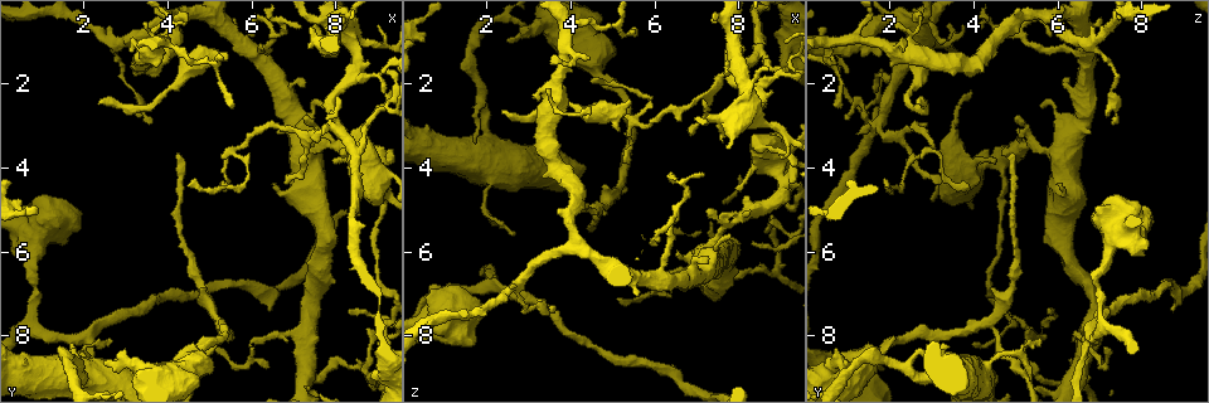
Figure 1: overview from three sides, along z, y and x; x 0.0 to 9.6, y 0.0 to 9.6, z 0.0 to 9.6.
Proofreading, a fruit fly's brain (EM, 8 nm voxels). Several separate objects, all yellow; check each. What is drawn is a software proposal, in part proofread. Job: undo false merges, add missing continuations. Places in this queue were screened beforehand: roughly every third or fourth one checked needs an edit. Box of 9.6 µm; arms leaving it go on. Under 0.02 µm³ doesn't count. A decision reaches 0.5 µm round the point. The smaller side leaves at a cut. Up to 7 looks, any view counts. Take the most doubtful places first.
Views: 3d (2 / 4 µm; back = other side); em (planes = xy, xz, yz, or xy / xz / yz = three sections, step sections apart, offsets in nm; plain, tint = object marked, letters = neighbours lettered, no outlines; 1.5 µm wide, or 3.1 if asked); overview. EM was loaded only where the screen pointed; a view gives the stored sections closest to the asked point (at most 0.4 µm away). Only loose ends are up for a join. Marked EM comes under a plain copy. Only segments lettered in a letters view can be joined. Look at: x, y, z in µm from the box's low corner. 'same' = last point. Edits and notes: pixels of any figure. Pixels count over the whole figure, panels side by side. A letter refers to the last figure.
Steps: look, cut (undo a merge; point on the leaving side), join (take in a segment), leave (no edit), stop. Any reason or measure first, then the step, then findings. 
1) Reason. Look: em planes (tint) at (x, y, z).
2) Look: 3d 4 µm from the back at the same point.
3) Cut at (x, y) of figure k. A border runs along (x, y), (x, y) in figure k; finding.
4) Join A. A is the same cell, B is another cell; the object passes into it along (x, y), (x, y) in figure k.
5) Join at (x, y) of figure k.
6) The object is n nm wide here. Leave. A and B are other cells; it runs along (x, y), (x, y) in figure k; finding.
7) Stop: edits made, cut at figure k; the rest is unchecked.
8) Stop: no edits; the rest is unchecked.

Thick turns thin. Look: em planes (letters) at (8.45, 3.55, 1.30).

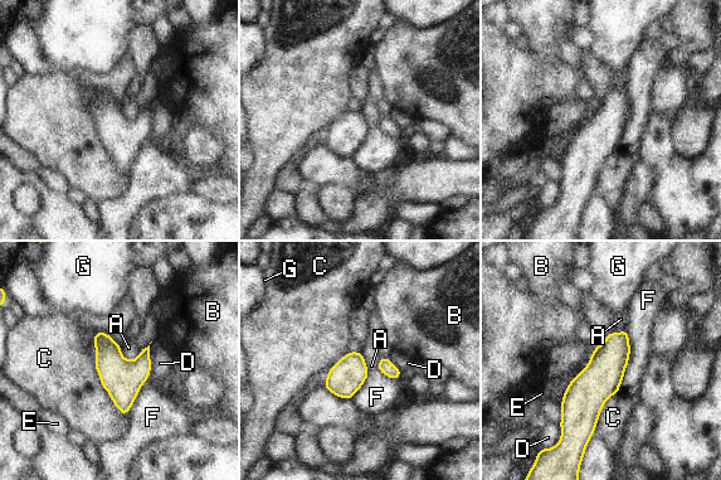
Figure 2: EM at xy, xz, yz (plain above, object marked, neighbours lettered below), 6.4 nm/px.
The object is 220 nm wide here. Leave. A, B, C, D, E, F and G are other cells; one cell here.

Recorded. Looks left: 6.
Look: em planes (letters) at (5.35, 1.40, 2.35).

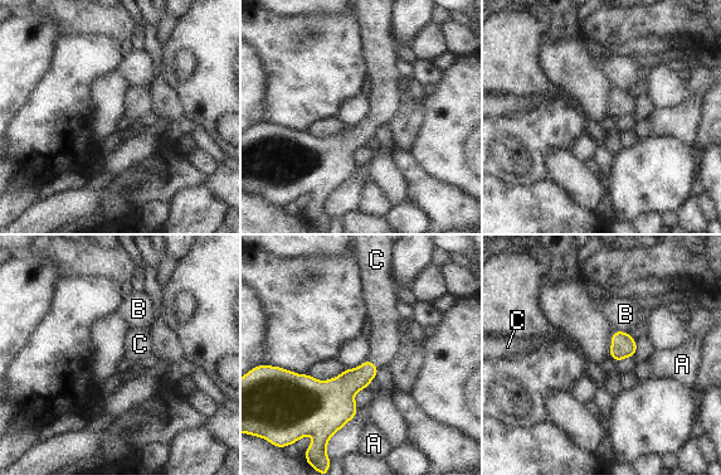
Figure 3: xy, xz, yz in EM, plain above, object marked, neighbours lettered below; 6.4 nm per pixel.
The object is 140 nm wide here. Join C. C is the same cell, A and B are other cells; it goes on there.

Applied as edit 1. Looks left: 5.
See it whole again. Look: overview.

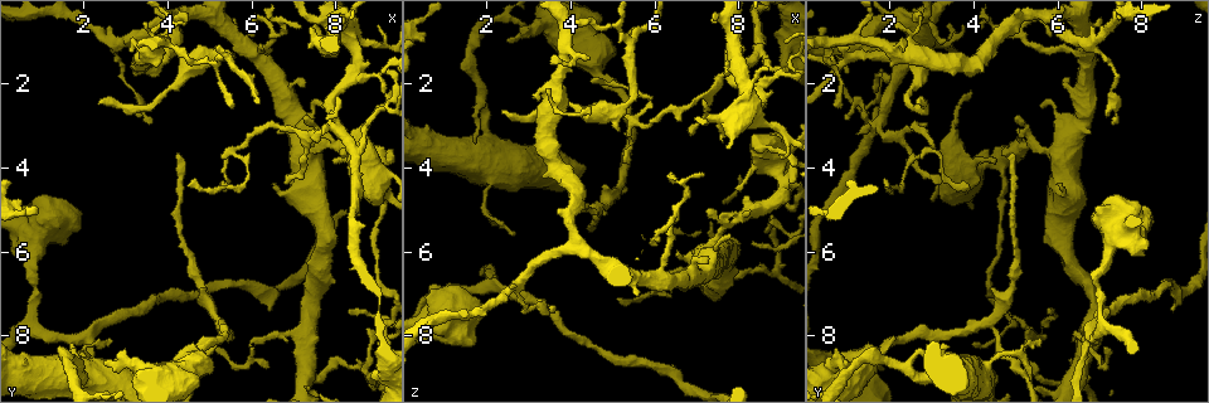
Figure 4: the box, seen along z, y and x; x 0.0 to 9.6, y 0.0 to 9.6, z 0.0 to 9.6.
Branch point. Look: 3d 2 µm from the back at (5.65, 3.55, 3.05).

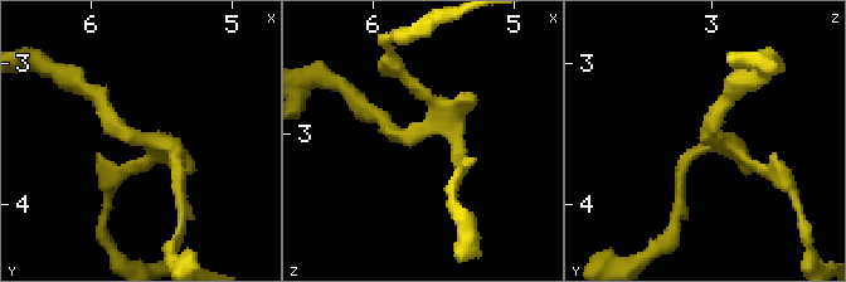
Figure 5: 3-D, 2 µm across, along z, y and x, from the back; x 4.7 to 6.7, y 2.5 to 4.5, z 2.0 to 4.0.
Need the tissue. Look: em xy step 4 (tint) at (5.68, 3.54, 3.00).

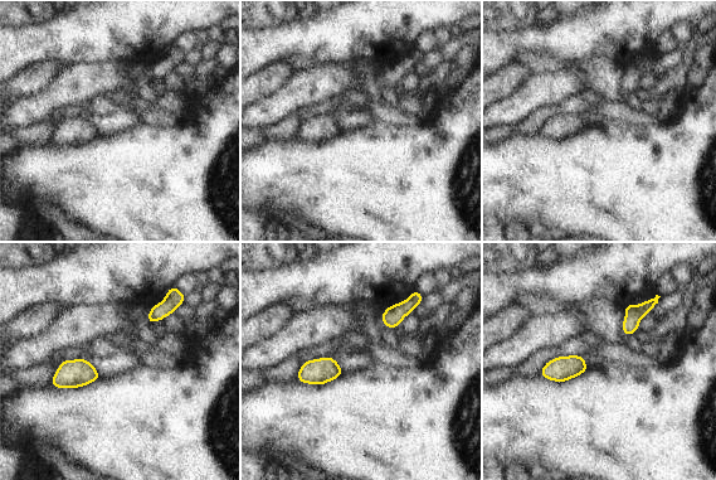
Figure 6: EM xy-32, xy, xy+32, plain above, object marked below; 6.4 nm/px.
Look: em planes (letters) at the same point.

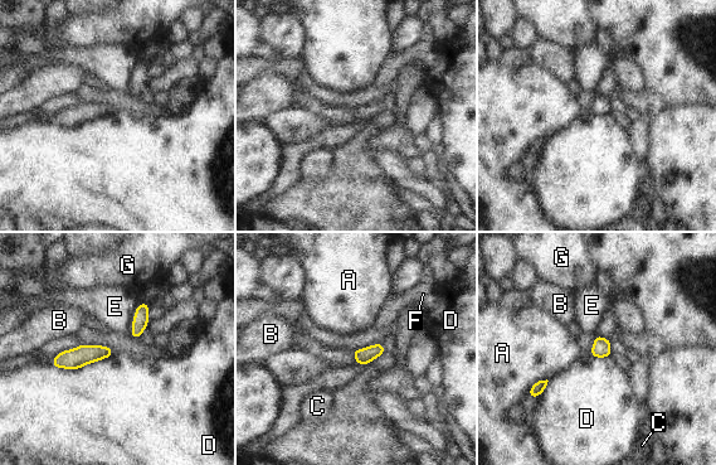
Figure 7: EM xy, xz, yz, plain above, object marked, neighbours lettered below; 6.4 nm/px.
Leave. A, B, C, D, E, F and G are other cells; it runs along (108, 352), (88, 353), (55, 362) in figure 7; all the same cell.

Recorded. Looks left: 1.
Stop: edits made, join at figure 3; the rest is unchecked.

